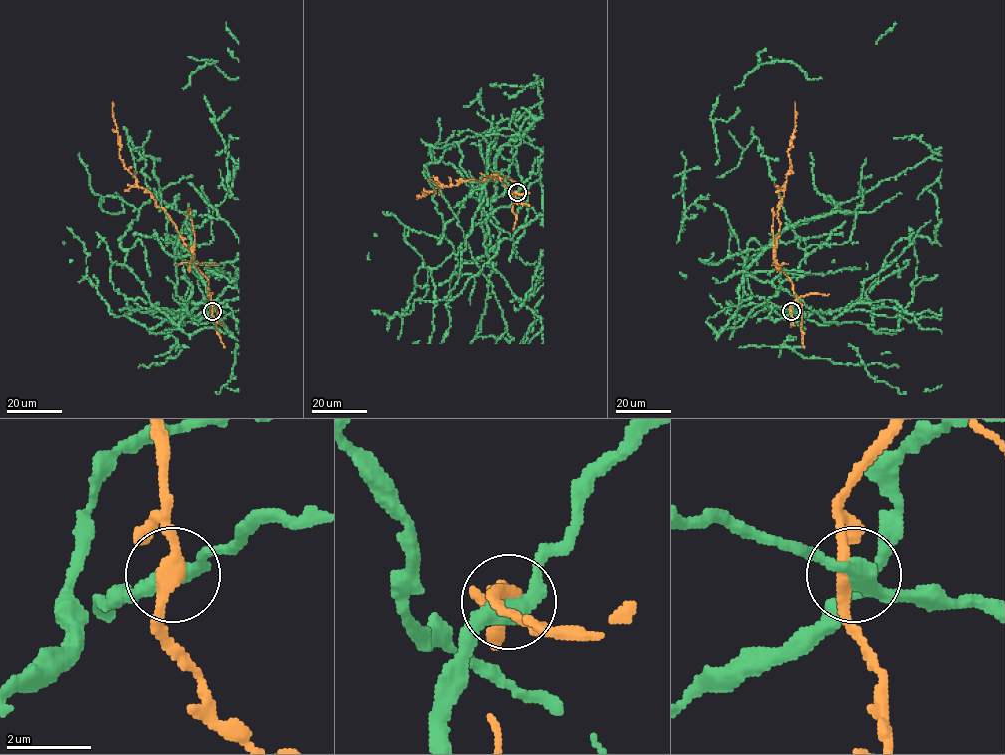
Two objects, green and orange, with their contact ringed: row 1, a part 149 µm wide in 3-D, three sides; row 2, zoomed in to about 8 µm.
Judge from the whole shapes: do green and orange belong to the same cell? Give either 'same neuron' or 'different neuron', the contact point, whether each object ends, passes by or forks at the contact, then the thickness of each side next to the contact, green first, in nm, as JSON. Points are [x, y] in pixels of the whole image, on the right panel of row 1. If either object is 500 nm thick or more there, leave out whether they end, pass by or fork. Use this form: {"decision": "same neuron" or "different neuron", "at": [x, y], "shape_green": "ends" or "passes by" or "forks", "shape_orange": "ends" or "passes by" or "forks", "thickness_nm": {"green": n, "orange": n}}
{"decision": "different neuron", "at": [791, 311], "shape_green": "passes by", "shape_orange": "passes by", "thickness_nm": {"green": 440, "orange": 320}}

